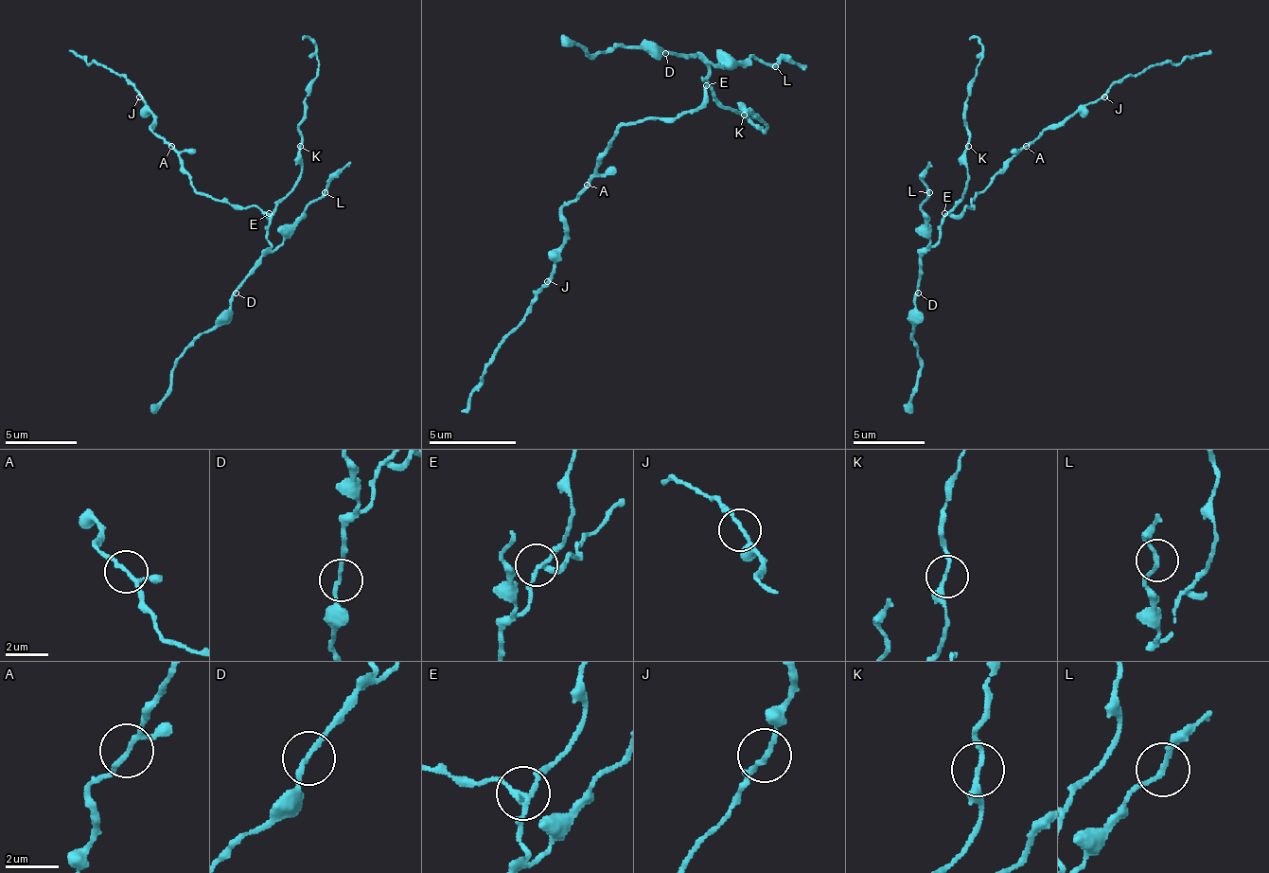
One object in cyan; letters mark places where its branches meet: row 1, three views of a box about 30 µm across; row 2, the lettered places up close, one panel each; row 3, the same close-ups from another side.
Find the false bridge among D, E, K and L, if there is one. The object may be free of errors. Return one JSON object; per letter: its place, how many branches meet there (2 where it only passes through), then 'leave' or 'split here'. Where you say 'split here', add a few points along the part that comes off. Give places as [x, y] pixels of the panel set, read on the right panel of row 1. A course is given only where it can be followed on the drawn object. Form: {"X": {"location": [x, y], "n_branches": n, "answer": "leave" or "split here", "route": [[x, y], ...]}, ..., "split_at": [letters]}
{"D": {"location": [918, 293], "n_branches": 2, "answer": "leave"}, "E": {"location": [944, 213], "n_branches": 3, "answer": "split here", "route": [[943, 214], [972, 207], [976, 196], [1047, 129], [1065, 125], [1097, 103], [1119, 82], [1211, 50]]}, "K": {"location": [968, 146], "n_branches": 3, "answer": "leave"}, "L": {"location": [929, 192], "n_branches": 2, "answer": "leave"}, "split_at": ["E"]}

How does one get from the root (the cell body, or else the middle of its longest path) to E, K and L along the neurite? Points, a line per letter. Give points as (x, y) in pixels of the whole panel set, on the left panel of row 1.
E: (210, 196), (242, 207), (257, 207), (268, 214)
K: (210, 196), (242, 207), (257, 207), (272, 214), (292, 189), (300, 175), (300, 146)
L: (210, 196), (242, 207), (257, 207), (268, 214), (268, 242), (278, 246), (282, 236), (296, 218), (325, 192)

